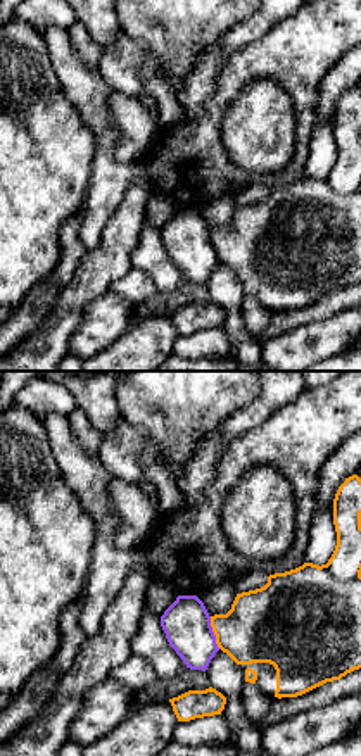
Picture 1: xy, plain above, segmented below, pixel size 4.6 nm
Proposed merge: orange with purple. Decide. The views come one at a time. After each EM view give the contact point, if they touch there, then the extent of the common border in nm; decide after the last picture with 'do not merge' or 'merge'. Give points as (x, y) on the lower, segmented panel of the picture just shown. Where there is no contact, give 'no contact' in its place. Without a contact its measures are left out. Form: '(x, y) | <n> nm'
(213, 630) | 160 nm

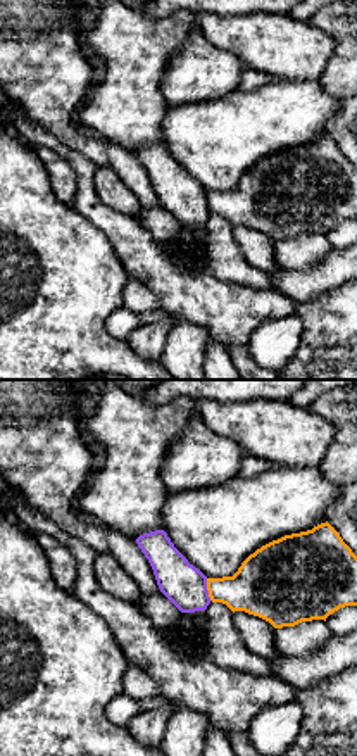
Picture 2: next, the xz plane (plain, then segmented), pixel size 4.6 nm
(207, 589) | 110 nm

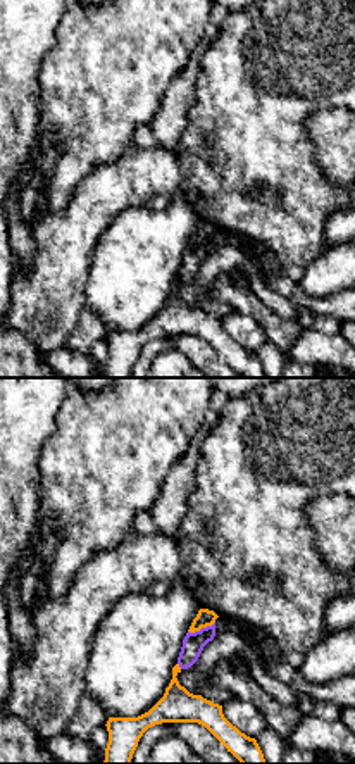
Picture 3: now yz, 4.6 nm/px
(200, 628) | 140 nm

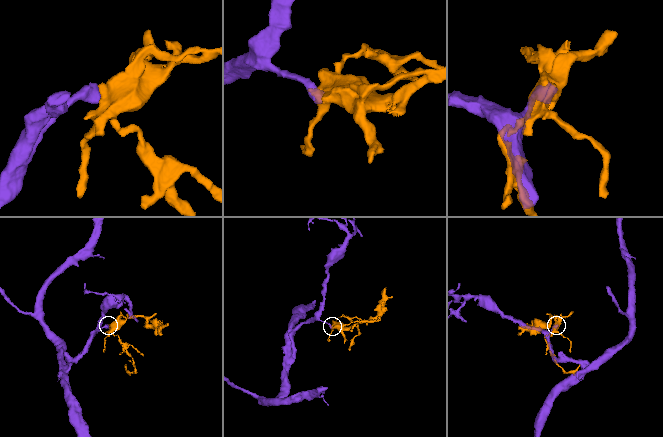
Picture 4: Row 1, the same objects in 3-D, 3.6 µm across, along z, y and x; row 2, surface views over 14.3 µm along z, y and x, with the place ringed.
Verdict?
do not merge

